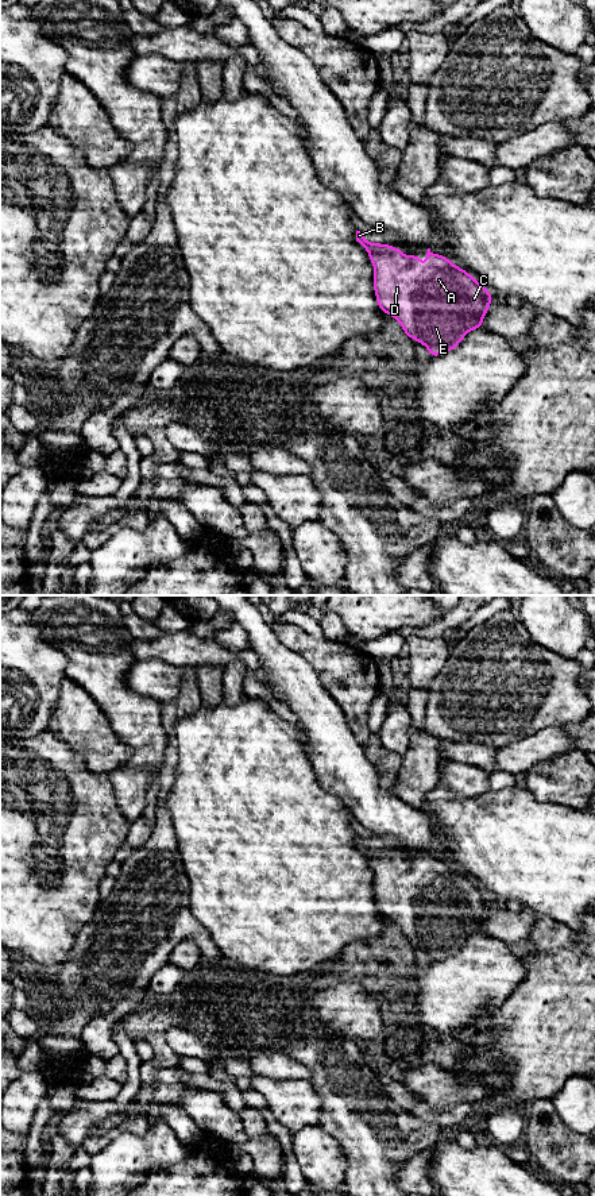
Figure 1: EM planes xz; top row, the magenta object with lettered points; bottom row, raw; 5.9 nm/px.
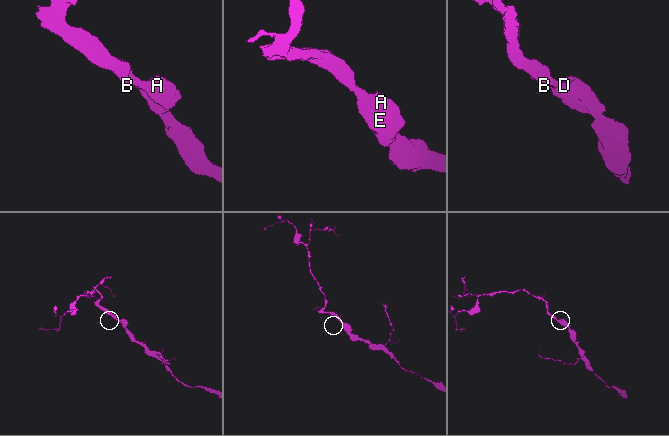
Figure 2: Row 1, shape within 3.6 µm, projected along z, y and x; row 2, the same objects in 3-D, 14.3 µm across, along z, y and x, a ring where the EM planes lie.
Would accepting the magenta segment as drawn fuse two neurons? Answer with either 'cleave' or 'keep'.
keep

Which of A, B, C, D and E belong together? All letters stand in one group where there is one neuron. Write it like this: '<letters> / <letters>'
A B C D E

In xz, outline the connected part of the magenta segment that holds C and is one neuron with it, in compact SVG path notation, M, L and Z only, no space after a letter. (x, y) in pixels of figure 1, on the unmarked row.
M356 836L356 846L367 854L375 873L374 896L379 914L398 925L410 944L428 953L429 961L455 954L470 935L482 933L492 900L464 873L432 859L430 853L424 869L418 860L406 861L394 850L367 846L360 836Z

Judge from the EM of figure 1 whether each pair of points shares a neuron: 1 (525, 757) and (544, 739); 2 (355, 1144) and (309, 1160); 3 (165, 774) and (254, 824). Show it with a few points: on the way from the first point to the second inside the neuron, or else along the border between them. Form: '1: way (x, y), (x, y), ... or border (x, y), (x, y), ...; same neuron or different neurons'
1: way (529, 753), (540, 743); same neuron
2: border (320, 1125), (337, 1142), (344, 1156), (344, 1180); different neurons
3: border (176, 748), (177, 768), (167, 810); different neurons

